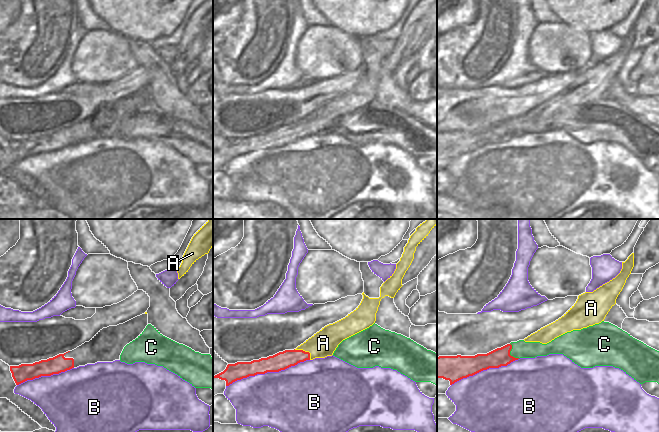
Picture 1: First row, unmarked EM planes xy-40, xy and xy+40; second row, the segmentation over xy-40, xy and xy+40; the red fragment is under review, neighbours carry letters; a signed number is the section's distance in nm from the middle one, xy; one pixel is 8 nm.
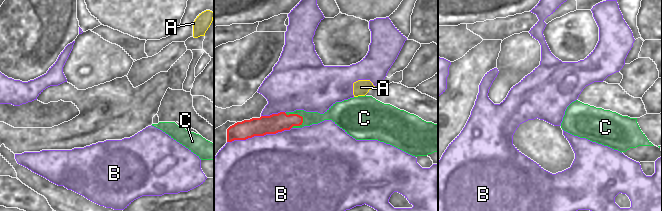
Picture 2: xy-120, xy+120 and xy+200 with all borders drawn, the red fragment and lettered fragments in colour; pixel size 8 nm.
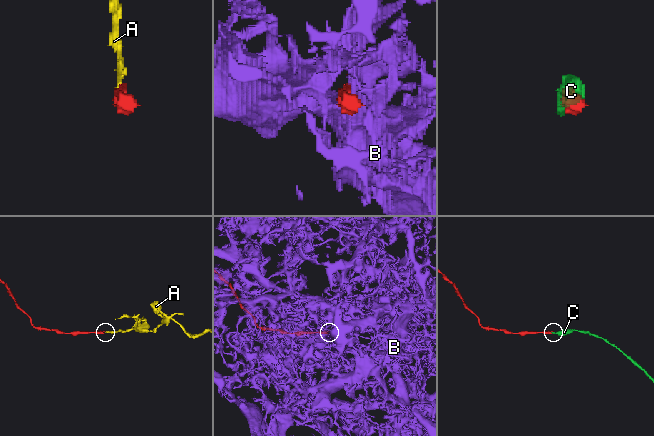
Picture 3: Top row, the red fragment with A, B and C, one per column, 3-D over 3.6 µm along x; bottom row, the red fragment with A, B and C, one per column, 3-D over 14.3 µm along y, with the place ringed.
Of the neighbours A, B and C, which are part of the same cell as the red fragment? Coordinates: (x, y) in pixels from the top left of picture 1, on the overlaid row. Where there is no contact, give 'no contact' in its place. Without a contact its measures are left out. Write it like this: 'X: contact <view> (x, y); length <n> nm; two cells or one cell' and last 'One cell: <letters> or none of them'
A: contact xy (304, 351); length 160 nm; two cells
B: contact xy (267, 371); length 700 nm; two cells
C: contact xy+40 (509, 353); length 150 nm; one cell
One cell: C

